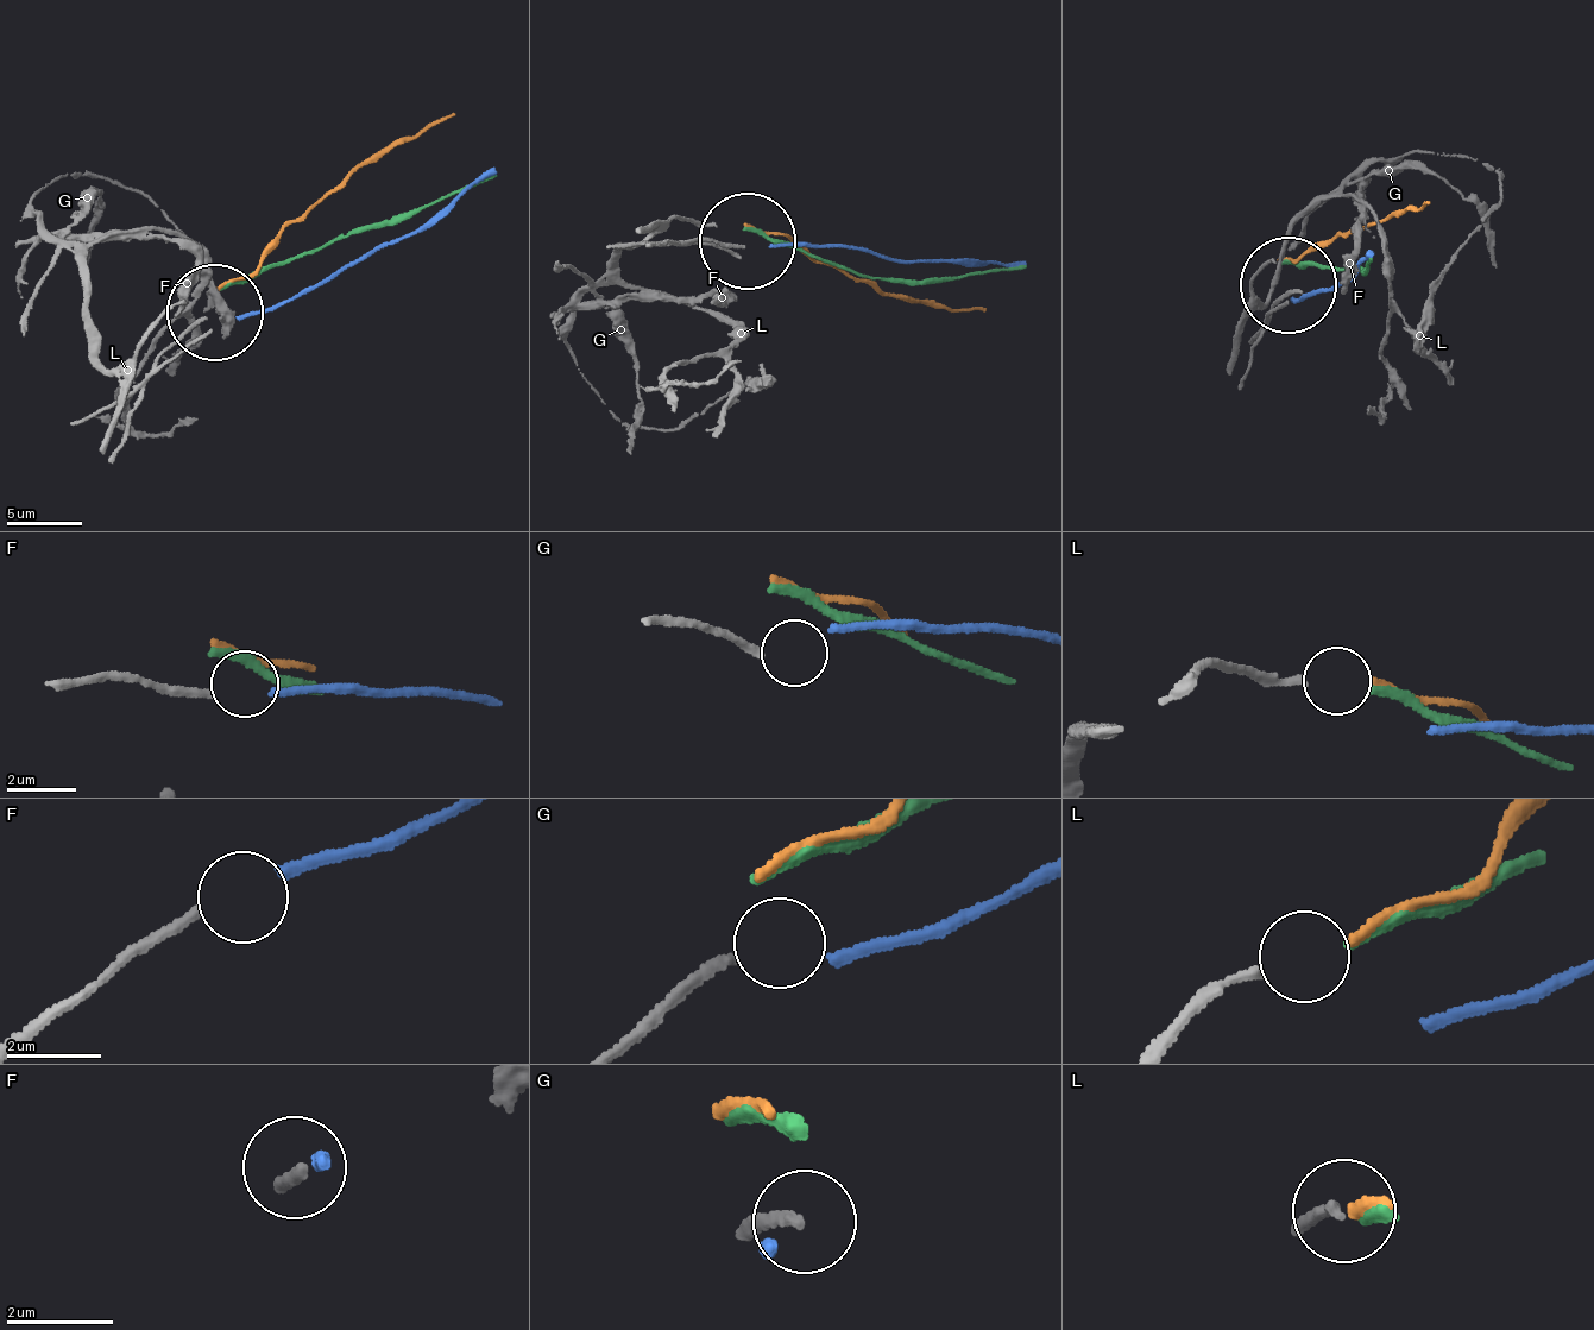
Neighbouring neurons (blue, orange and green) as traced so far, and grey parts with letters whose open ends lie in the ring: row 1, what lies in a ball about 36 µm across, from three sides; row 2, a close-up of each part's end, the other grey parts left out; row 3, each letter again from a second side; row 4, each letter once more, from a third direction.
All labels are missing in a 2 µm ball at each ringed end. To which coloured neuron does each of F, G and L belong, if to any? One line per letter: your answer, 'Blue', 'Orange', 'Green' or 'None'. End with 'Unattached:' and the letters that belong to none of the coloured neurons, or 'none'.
F: Blue
G: None
L: Green
Unattached: G

